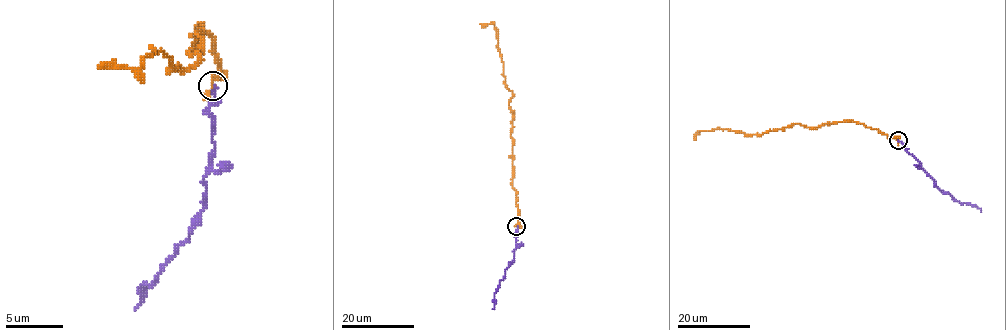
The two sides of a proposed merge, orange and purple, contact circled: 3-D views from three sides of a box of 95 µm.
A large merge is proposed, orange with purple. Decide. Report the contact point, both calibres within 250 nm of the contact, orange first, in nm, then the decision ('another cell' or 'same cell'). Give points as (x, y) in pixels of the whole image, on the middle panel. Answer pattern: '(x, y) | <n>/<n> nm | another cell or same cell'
(516, 226) | 200/140 nm | same cell

